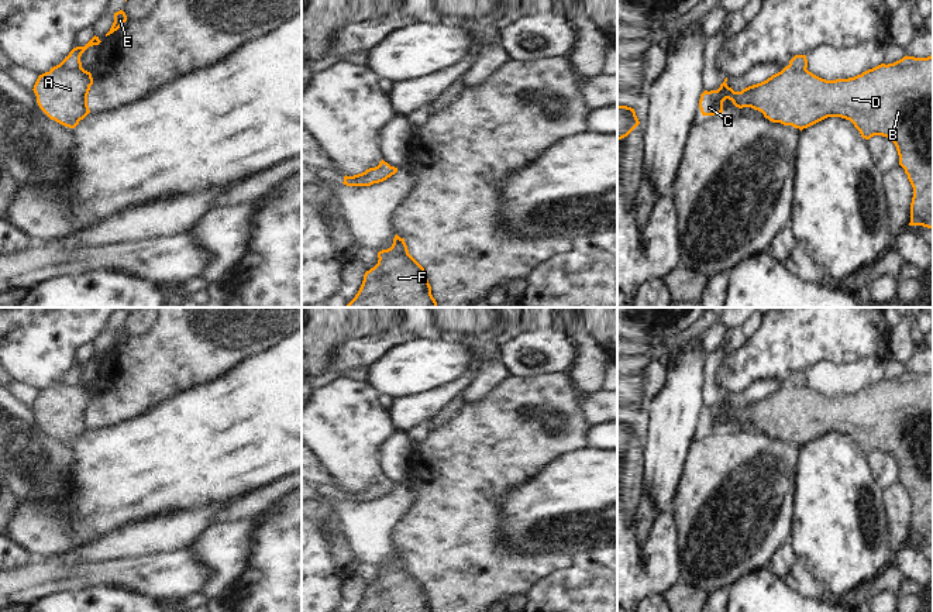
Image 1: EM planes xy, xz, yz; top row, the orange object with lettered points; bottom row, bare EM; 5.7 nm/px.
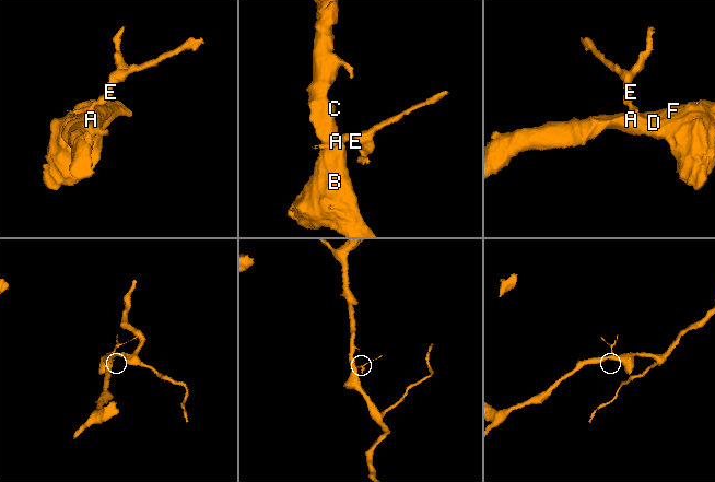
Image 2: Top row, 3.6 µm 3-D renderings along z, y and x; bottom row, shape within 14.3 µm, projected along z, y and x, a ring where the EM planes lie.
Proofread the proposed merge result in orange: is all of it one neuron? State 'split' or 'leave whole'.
split

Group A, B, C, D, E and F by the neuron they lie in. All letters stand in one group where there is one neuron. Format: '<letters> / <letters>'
A B C D F / E

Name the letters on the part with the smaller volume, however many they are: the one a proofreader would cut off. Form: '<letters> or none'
E.

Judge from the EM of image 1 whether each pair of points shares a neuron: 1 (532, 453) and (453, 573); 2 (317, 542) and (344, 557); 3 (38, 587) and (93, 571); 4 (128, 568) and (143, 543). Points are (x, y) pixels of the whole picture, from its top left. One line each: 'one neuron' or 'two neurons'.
1: one neuron
2: two neurons
3: one neuron
4: two neurons

